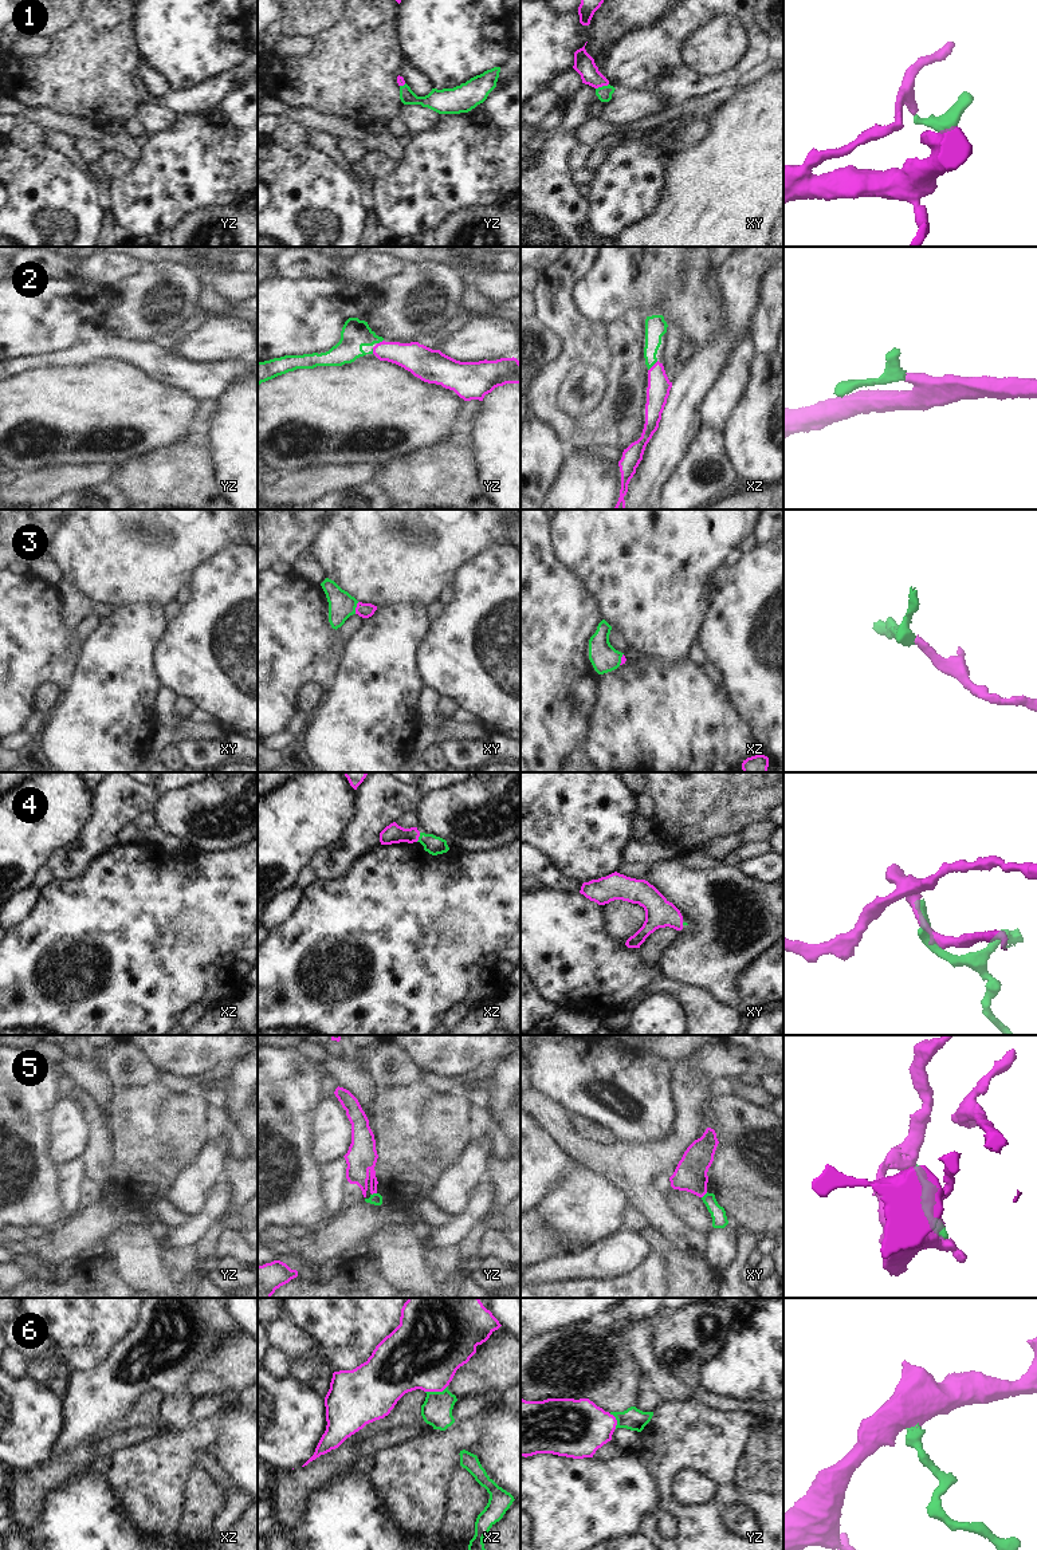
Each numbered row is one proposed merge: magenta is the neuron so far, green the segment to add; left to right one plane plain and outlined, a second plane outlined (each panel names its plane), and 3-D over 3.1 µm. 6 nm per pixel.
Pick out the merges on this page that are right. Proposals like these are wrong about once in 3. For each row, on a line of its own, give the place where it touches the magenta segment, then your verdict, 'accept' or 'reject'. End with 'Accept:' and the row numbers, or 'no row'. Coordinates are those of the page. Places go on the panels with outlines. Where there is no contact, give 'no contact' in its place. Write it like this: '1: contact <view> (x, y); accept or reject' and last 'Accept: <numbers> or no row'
1: contact xy (601, 86); accept
2: contact xz (652, 366); accept
3: contact xy (356, 608); accept
4: contact xz (419, 836); accept
5: contact xy (704, 1194); reject
6: contact xz (436, 1391); accept
Accept: 1, 2, 3, 4, 6

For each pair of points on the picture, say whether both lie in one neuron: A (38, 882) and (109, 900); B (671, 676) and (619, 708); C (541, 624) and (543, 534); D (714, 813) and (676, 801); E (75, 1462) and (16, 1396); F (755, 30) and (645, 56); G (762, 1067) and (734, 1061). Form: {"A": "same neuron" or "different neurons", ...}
{"A": "different neurons", "B": "same neuron", "C": "same neuron", "D": "same neuron", "E": "different neurons", "F": "same neuron", "G": "same neuron"}

